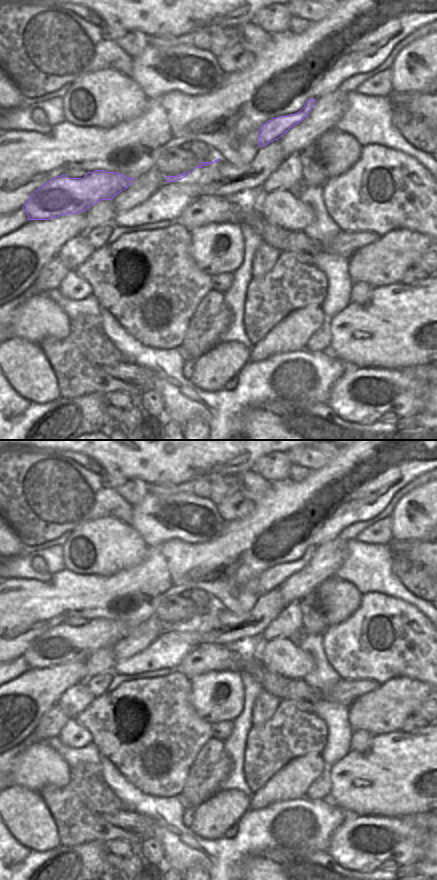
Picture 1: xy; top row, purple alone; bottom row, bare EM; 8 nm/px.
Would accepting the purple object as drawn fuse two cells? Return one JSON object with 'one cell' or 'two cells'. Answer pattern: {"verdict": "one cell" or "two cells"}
{"verdict": "one cell"}

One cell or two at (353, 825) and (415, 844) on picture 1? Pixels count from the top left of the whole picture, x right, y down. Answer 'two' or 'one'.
one

